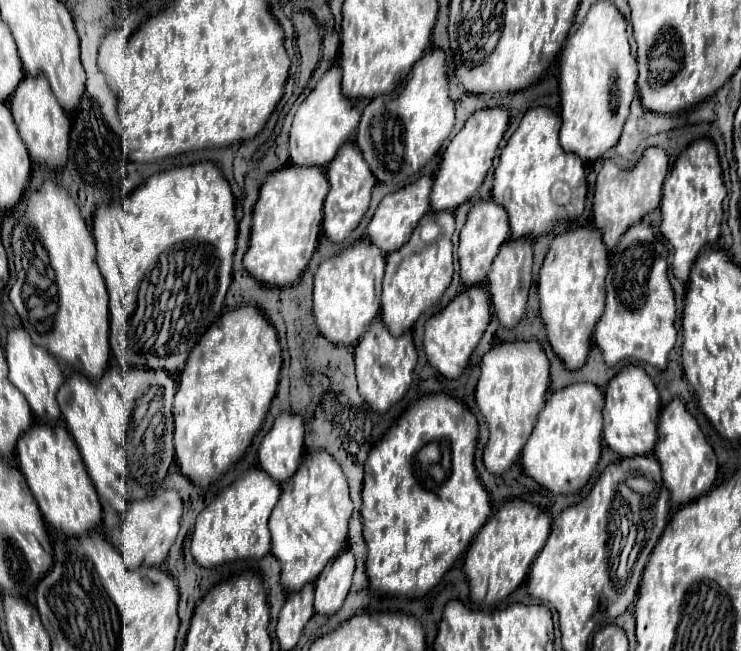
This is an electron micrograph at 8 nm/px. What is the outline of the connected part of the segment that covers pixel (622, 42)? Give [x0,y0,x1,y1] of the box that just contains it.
[560,1,636,161]

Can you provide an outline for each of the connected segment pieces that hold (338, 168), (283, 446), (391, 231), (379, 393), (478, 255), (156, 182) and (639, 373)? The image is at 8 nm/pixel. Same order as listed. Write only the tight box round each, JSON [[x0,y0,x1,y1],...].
[[324,143,376,243],[258,413,304,481],[368,175,432,253],[354,319,418,413],[458,201,510,287],[92,163,238,373],[604,365,660,457]]

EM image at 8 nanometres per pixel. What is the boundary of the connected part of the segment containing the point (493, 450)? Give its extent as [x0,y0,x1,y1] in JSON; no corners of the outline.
[476,341,550,475]

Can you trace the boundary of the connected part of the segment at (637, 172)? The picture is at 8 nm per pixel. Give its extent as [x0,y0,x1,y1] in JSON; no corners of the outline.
[594,147,670,251]

